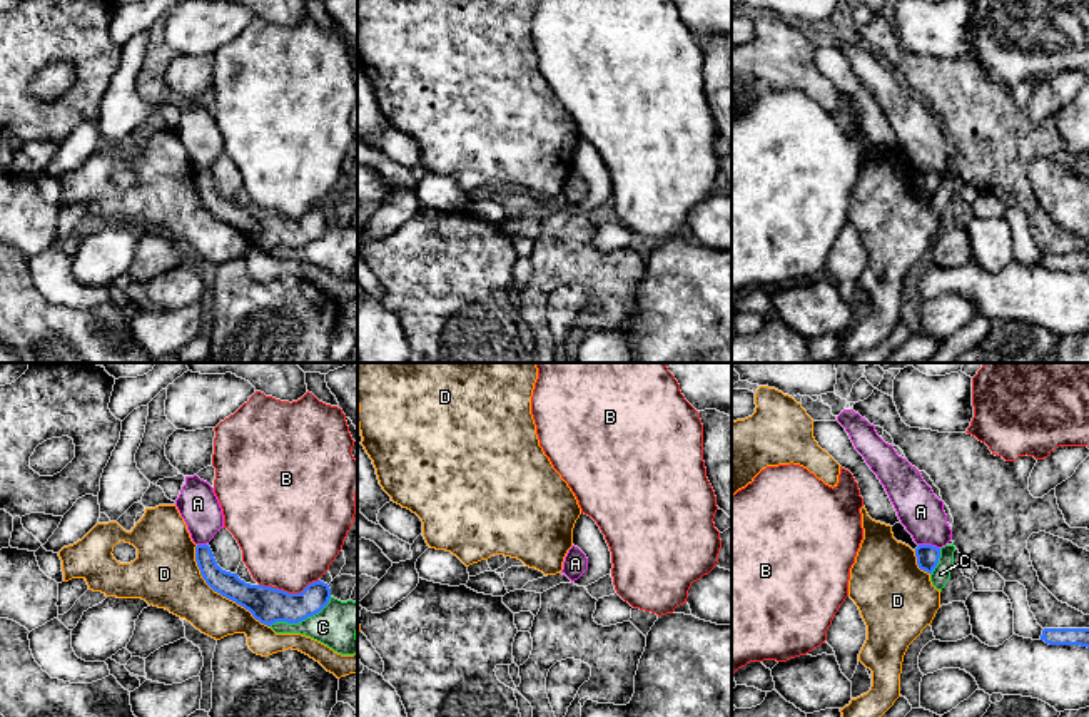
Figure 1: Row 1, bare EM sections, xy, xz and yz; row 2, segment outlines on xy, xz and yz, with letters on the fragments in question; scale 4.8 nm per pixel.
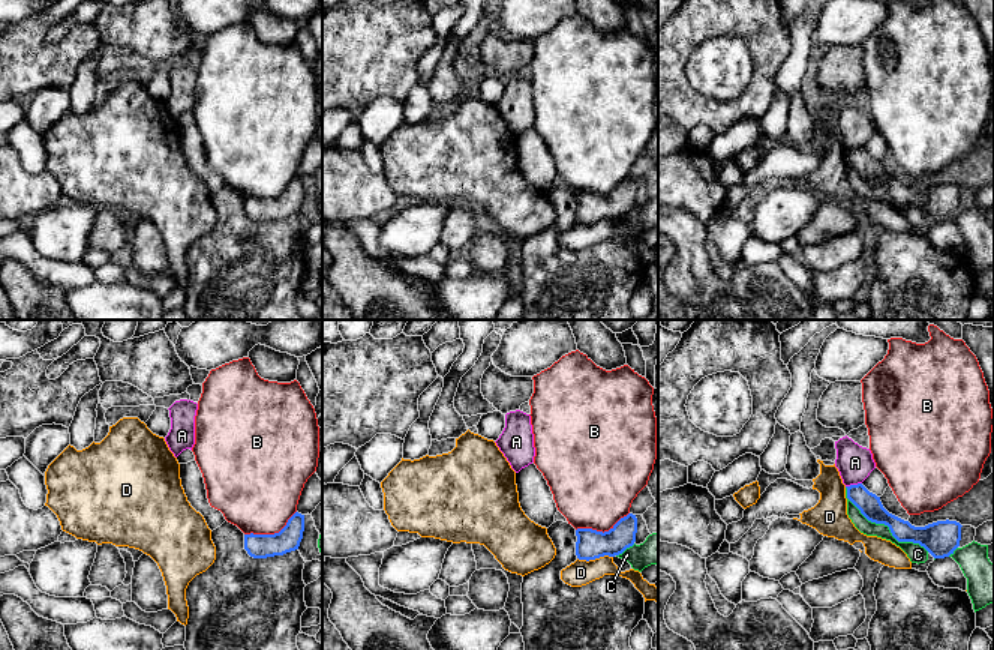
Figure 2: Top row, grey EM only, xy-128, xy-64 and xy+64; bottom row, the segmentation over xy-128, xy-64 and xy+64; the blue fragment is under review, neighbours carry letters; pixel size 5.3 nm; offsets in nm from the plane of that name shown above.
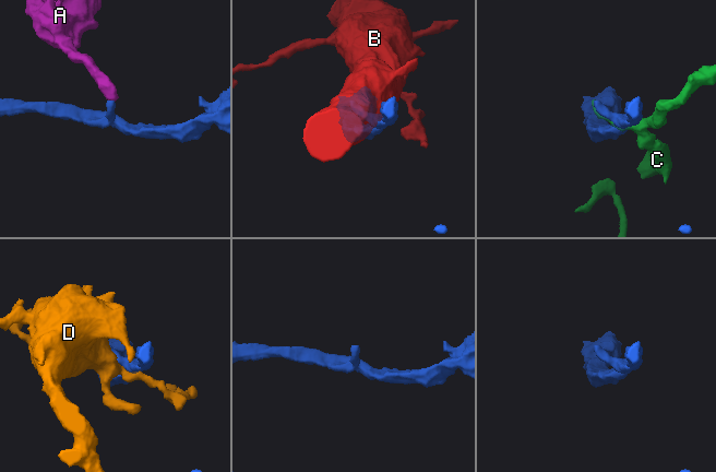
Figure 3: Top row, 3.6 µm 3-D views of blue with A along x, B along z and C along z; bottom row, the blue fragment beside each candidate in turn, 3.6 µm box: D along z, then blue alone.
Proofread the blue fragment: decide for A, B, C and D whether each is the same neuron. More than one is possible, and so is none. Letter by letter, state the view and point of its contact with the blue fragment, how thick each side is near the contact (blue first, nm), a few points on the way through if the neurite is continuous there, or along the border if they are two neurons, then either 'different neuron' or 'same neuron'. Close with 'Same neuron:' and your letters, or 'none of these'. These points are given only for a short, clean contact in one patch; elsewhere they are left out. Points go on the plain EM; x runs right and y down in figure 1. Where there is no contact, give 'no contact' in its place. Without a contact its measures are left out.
A: yz (929, 171) | 110/220 nm | different neuron
B: xy (286, 218) | 170/460 nm | different neuron
C: xy (301, 246) | 170/200 nm | different neuron
D: xy (219, 218) | 170/300 nm | different neuron
Same neuron: none of these

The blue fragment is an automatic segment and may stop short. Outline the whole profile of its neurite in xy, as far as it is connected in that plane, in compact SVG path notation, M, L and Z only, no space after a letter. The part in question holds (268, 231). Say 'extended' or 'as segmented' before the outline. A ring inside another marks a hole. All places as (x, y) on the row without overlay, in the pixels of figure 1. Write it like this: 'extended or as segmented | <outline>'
as segmented | M209 170L195 172L195 187L202 204L214 217L244 232L267 252L276 247L299 249L319 239L331 224L329 211L321 206L309 209L301 219L246 209L237 199L217 191Z

